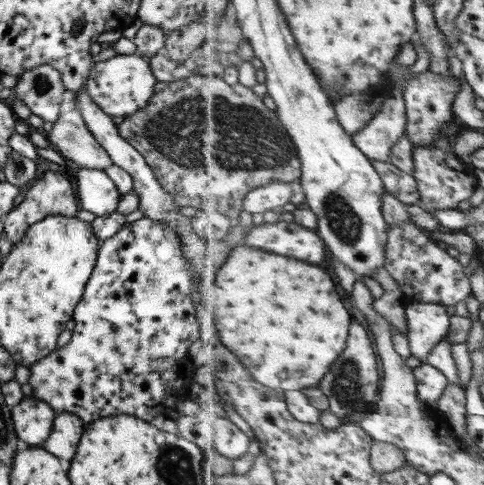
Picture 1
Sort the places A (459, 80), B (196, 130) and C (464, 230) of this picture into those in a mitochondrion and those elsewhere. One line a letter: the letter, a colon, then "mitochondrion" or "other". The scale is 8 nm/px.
A: other
B: mitochondrion
C: other

